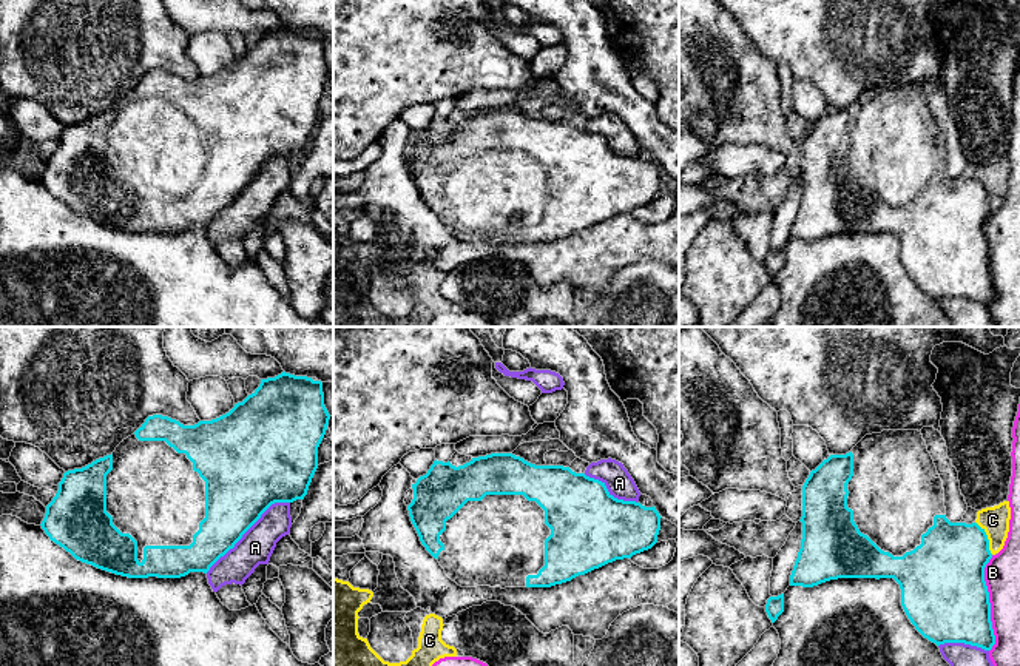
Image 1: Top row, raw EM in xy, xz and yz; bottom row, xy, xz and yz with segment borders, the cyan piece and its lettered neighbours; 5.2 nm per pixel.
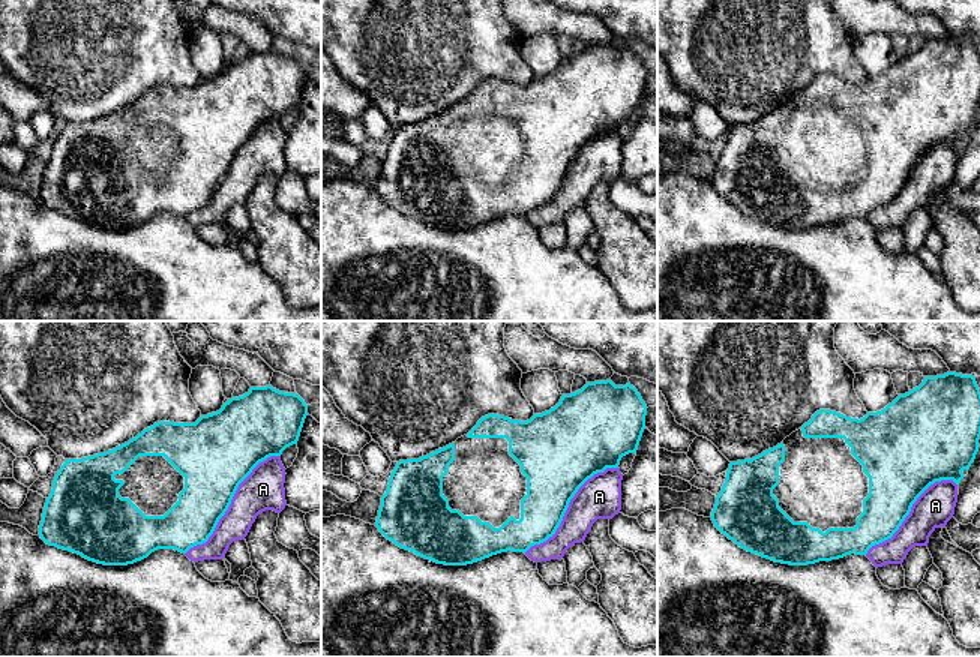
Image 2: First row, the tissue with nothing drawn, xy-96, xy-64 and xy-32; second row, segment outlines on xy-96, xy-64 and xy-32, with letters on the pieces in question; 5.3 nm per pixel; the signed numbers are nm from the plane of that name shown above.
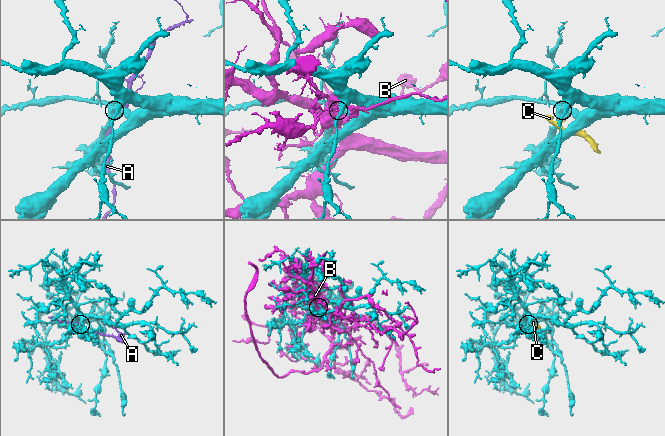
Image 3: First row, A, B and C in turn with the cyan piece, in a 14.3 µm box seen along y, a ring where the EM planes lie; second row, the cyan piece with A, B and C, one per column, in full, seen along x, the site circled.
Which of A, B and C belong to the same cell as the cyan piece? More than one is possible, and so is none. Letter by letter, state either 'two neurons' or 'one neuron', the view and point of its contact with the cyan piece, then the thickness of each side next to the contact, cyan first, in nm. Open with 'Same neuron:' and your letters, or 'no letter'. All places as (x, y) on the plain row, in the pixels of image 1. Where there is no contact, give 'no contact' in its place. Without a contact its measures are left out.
Same neuron: no letter
A: two neurons; contact xy (247, 184); calibres 380 and 180 nm
B: two neurons; contact yz (989, 258); calibres 440 and 190 nm
C: two neurons; contact yz (986, 193); calibres 380 and 140 nm

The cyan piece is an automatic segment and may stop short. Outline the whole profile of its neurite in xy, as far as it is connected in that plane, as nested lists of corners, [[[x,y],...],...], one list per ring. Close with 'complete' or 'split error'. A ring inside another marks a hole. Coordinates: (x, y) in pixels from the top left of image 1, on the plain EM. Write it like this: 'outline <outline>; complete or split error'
outline [[[285,26],[261,34],[252,49],[211,76],[184,80],[168,71],[148,71],[111,109],[63,128],[40,180],[76,214],[116,230],[181,233],[190,227],[207,228],[272,159],[304,154],[318,123],[318,102],[329,74],[323,37]]]; split error

